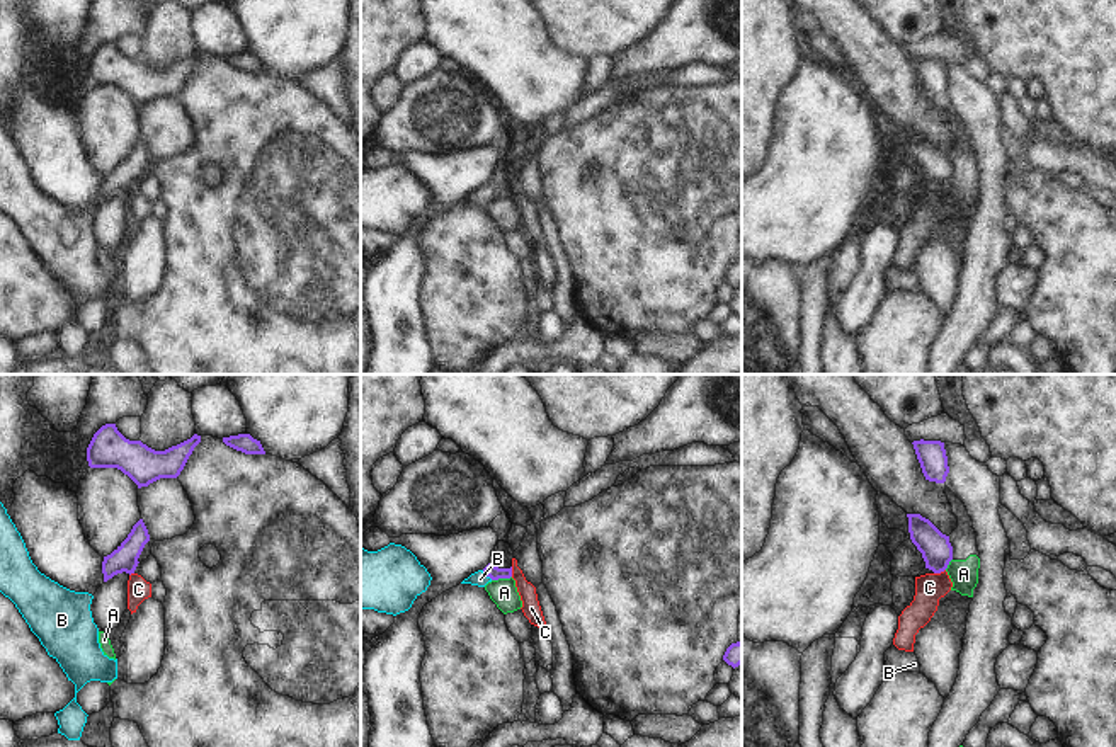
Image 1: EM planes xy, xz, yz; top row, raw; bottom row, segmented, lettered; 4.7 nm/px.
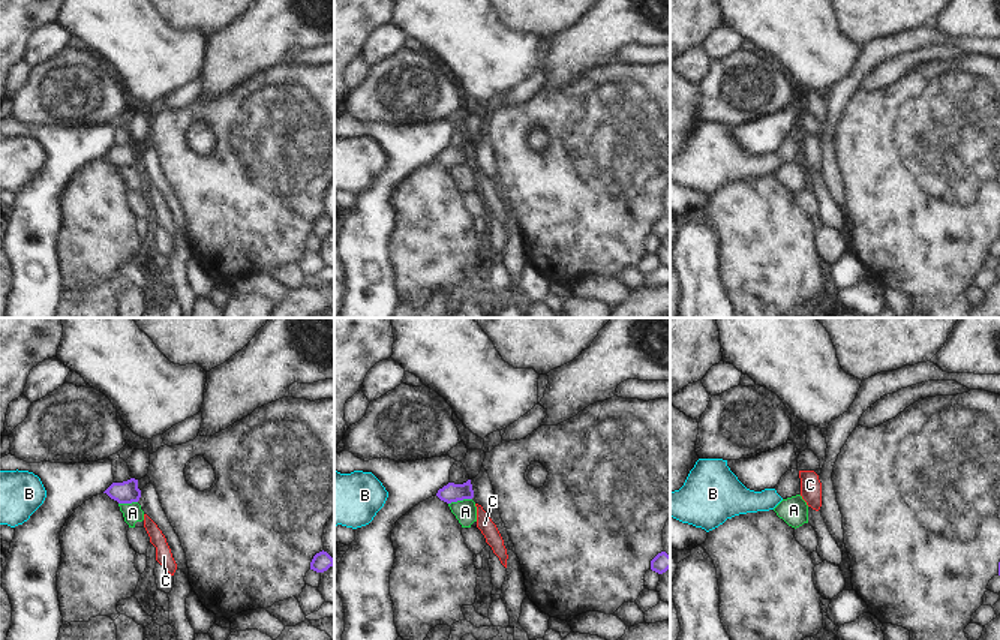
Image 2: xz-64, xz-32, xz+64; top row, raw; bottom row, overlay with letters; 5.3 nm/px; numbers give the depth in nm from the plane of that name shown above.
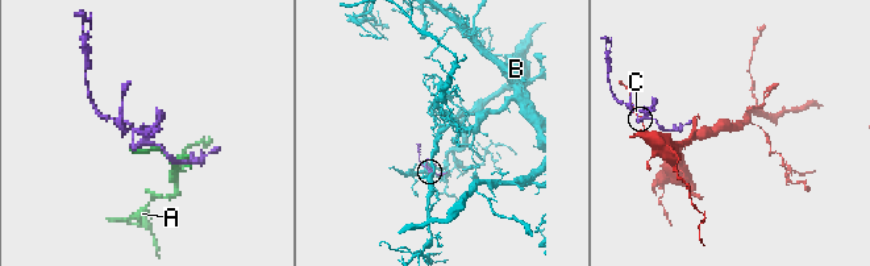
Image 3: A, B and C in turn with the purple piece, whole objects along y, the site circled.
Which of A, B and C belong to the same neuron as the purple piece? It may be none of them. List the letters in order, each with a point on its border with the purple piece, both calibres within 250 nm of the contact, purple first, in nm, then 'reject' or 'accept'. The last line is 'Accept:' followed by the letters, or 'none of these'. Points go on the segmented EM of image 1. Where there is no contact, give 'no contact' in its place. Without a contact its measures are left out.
A: contact xz (501, 577); calibres 70 and 130 nm; reject
B: contact xz (487, 575); calibres 70 and 70 nm; accept
C: contact yz (939, 572); calibres 150 and 140 nm; reject
Accept: B

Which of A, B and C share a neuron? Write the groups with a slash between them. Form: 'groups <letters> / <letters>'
groups A / B / C

